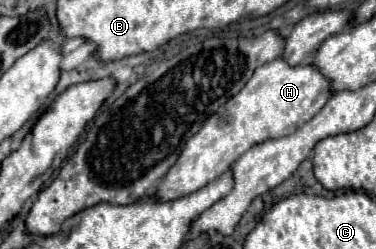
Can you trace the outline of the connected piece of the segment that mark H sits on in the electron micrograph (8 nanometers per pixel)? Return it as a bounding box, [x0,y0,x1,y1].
[152,57,330,201]

